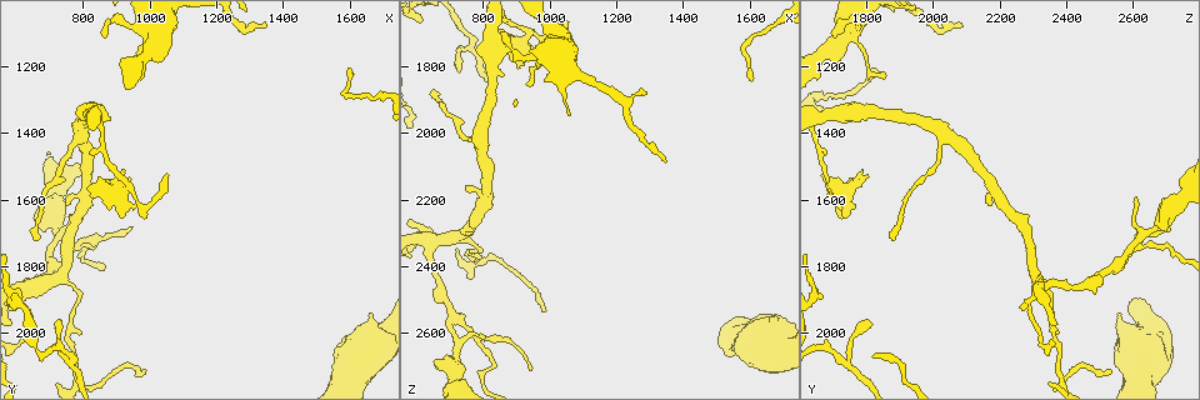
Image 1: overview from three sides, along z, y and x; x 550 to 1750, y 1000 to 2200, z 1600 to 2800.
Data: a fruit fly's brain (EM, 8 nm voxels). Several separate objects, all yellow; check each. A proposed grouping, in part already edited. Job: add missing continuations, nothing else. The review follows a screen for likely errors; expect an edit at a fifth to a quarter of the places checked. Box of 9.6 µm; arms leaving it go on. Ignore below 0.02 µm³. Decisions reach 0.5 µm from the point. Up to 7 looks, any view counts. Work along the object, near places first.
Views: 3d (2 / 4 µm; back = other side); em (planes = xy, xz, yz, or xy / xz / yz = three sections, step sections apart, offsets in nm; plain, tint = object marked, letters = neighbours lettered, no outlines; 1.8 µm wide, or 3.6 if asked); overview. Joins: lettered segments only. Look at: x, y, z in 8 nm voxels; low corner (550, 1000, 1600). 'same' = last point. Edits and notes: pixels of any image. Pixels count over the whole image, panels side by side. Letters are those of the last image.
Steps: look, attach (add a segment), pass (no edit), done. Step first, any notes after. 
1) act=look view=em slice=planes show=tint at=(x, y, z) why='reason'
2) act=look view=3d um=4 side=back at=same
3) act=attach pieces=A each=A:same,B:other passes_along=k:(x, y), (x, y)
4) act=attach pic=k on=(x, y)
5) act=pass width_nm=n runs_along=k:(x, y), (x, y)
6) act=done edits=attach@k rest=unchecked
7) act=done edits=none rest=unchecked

act=look view=3d um=4 at=(790, 1590, 2600) why='thin end'

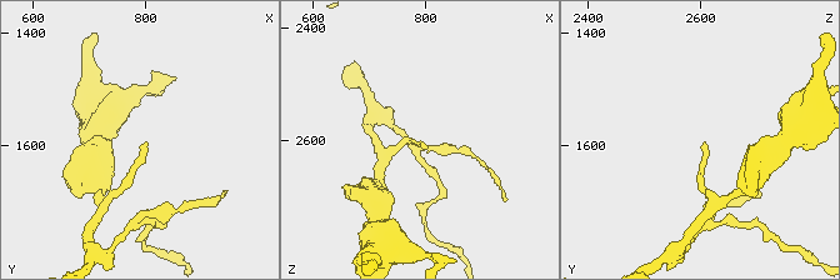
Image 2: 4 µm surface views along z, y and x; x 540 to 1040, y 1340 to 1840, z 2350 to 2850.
act=look view=em slice=xz step=16 show=tint at=(795, 1595, 2600) why='now the EM'

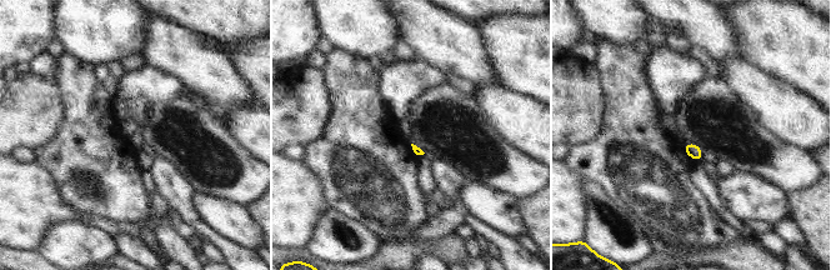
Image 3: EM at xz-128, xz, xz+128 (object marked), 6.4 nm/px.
act=look view=em slice=planes show=letters at=same

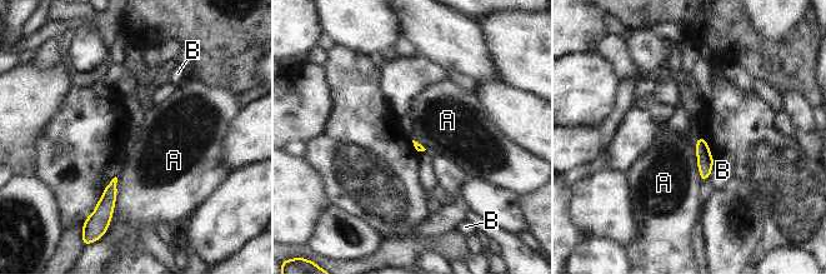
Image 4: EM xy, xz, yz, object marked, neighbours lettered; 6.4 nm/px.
act=pass each=A:other,B:other border=4:(696, 135), (696, 164), (701, 182) found='none of them fits'

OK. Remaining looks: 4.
act=look view=3d um=4 side=back at=(810, 1570, 1700) why='free end'

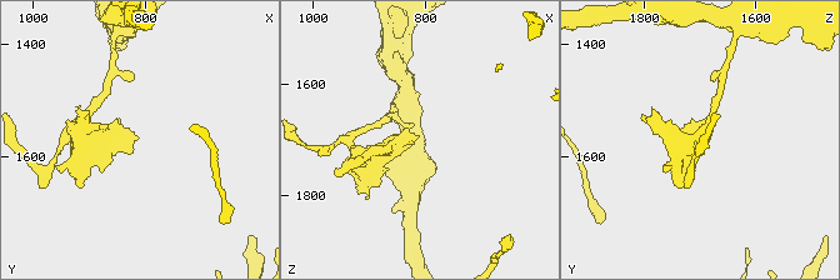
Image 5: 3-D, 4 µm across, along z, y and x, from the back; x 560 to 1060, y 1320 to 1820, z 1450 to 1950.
act=look view=em slice=xy step=16 show=letters at=(815, 1570, 1690) why='now the EM'

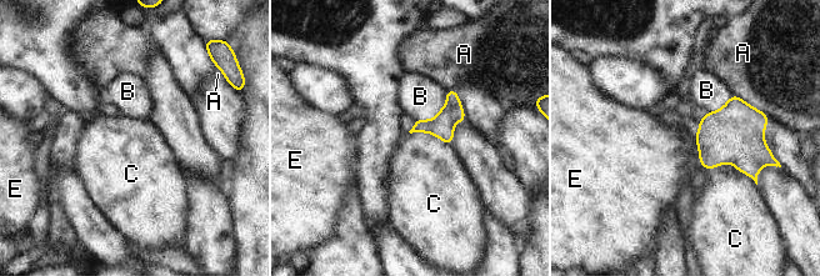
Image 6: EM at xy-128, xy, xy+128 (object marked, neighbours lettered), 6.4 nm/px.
act=look view=em slice=xz step=8 show=letters at=same why='cut it another way'

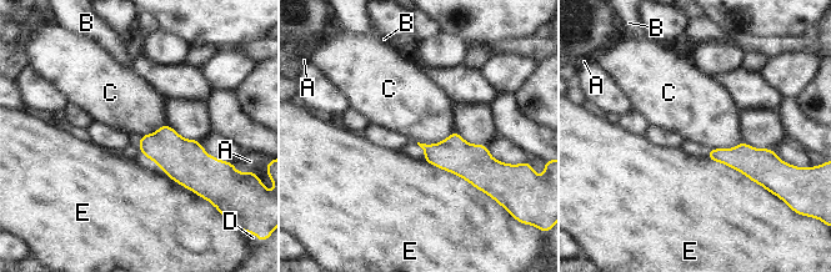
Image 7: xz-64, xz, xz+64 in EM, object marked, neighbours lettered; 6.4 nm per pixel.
act=pass longest_contact=E:460nm each=A:other,B:other,C:other,D:other,E:other border=7:(455, 130), (439, 142), (417, 142) found='no lettered segment goes on from it'

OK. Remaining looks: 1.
act=done edits=none rest=unchecked

